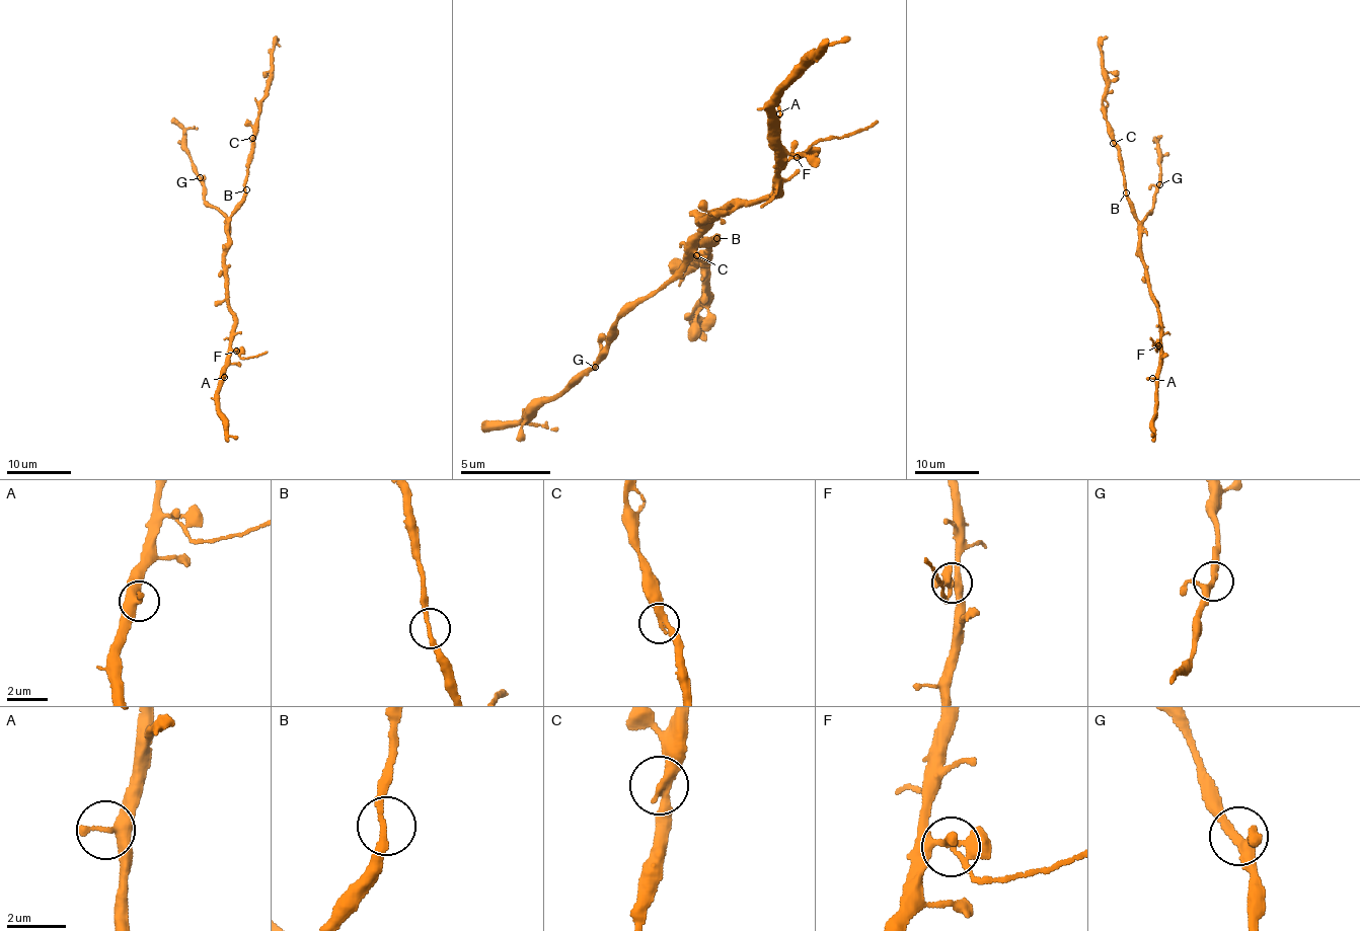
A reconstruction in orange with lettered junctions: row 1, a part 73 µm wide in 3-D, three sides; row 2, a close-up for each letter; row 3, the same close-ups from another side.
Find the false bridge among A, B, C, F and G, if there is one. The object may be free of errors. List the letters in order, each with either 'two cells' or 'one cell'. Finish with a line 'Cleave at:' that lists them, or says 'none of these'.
A: one cell
B: one cell
C: one cell
F: two cells
G: one cell
Cleave at: F

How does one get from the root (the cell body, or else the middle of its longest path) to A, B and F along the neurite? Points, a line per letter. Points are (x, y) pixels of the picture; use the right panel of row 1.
A: (1140, 245), (1148, 291), (1159, 315), (1160, 362), (1157, 374), (1152, 378)
B: (1140, 245), (1140, 223), (1126, 192)
F: (1140, 245), (1148, 291), (1159, 315), (1158, 345)

